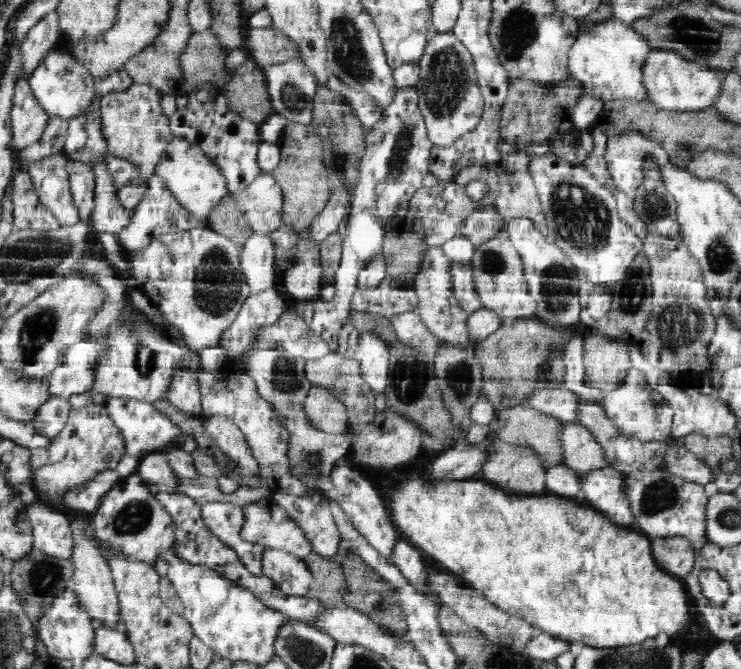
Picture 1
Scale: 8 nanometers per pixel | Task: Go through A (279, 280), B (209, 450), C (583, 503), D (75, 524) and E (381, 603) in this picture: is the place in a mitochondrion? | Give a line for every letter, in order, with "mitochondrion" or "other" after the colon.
A: other
B: other
C: other
D: other
E: mitochondrion

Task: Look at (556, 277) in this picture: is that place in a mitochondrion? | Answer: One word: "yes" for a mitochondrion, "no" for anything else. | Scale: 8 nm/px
yes

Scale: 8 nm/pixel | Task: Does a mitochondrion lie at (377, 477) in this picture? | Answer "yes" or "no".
no

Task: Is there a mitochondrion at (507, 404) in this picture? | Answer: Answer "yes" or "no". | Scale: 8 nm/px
no

